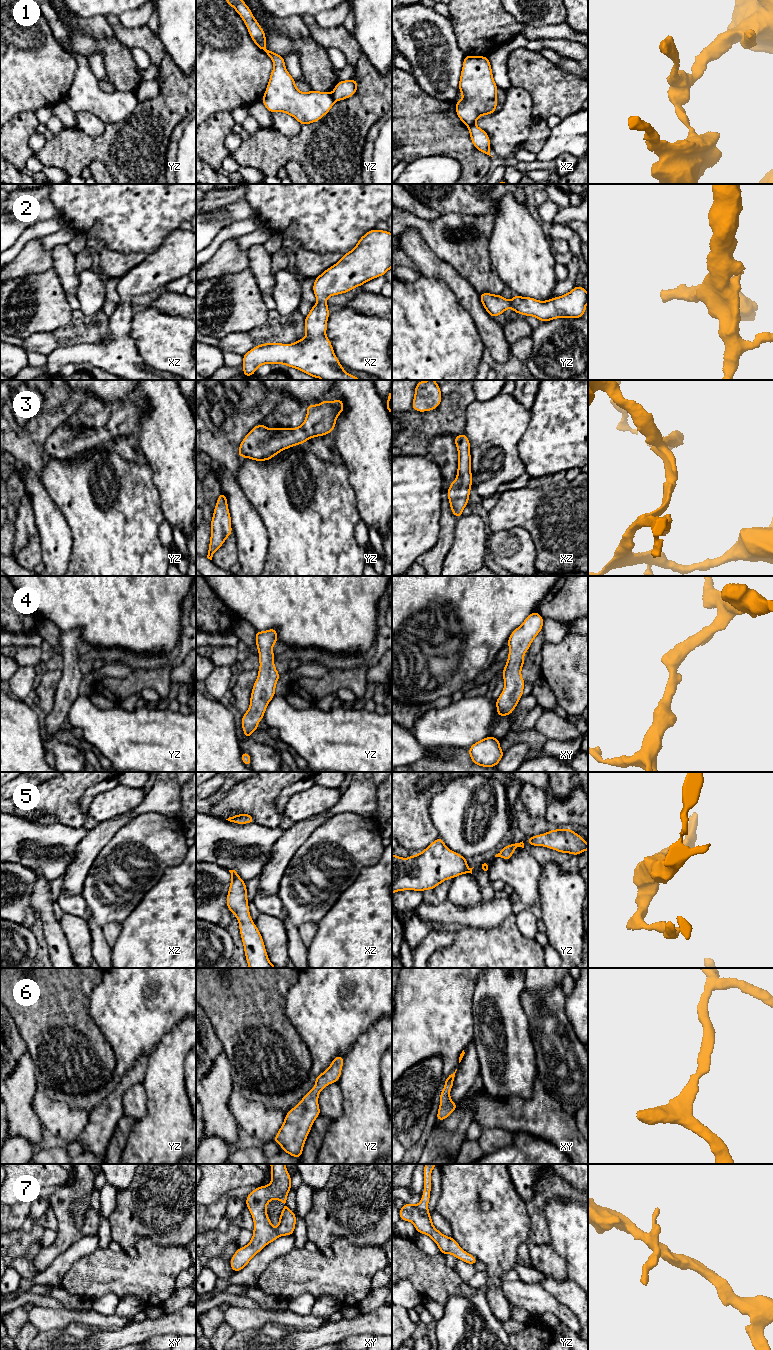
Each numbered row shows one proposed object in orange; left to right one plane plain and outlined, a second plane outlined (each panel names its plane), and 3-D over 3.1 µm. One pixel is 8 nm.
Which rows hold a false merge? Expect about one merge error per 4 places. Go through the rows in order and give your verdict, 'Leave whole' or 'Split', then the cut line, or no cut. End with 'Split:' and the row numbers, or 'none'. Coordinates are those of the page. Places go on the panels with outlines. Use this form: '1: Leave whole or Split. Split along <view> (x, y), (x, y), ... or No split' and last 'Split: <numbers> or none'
1: Split. Split along yz (331, 93), (334, 101)
2: Leave whole. No split
3: Leave whole. No split
4: Leave whole. No split
5: Leave whole. No split
6: Leave whole. No split
7: Leave whole. No split
Split: 1

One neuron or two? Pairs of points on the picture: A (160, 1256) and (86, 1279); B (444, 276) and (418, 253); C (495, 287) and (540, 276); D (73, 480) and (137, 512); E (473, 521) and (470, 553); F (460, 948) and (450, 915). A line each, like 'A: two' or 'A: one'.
A: one
B: one
C: two
D: one
E: one
F: two

